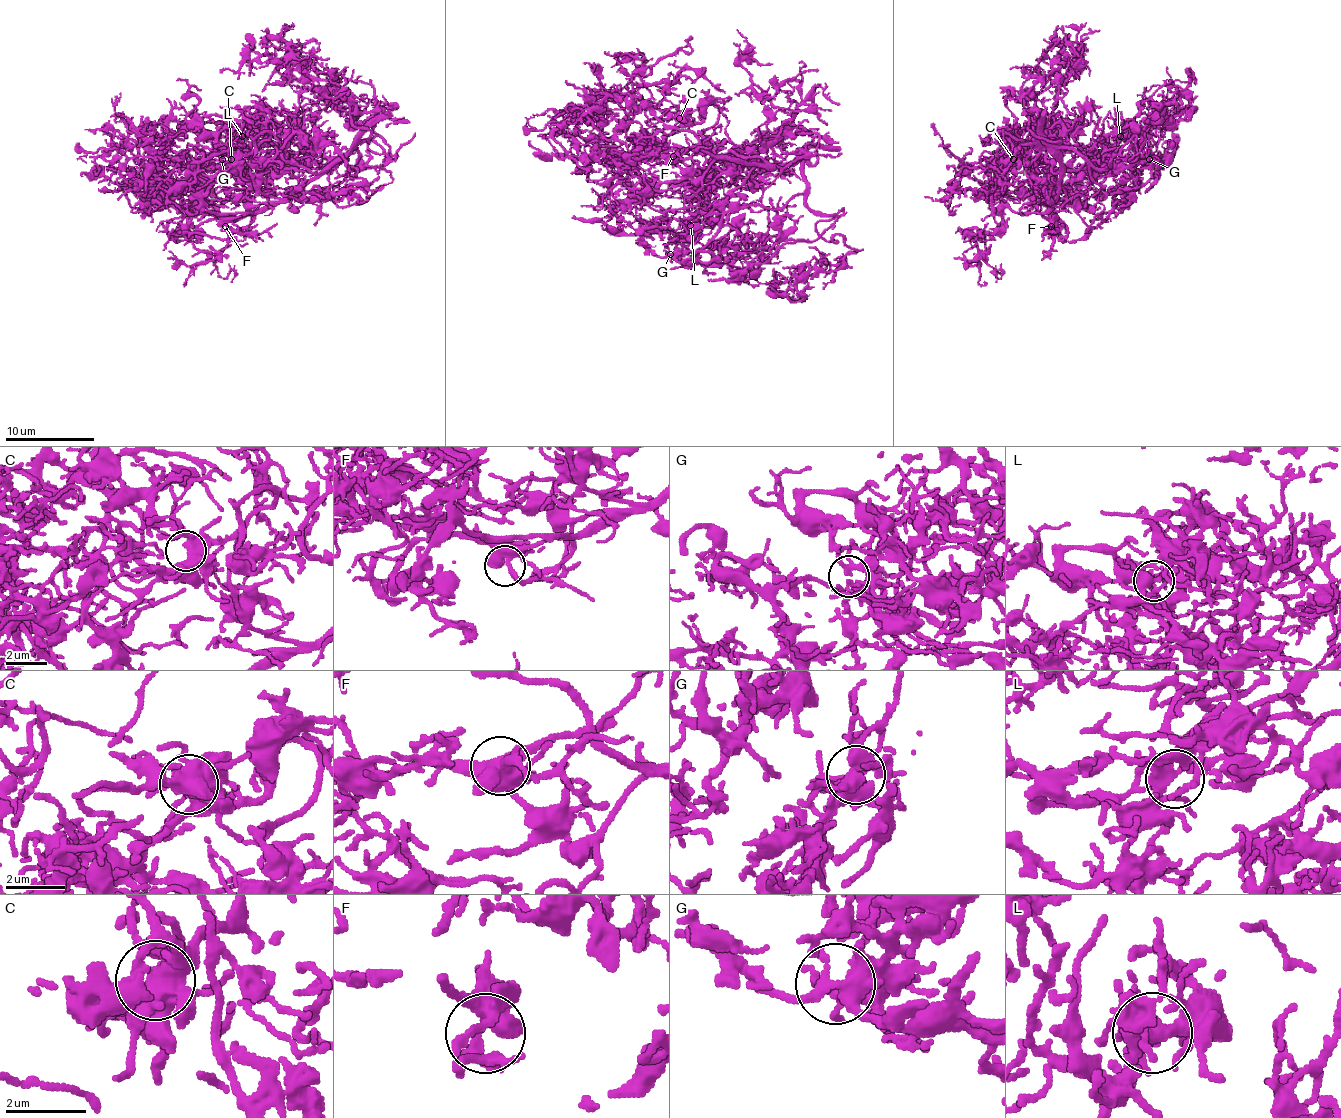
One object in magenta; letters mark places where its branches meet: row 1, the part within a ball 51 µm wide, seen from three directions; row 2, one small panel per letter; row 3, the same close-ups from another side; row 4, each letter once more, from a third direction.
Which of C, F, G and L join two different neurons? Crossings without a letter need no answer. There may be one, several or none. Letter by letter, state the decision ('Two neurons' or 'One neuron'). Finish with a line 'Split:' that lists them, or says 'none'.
C: One neuron
F: One neuron
G: One neuron
L: One neuron
Split: none

